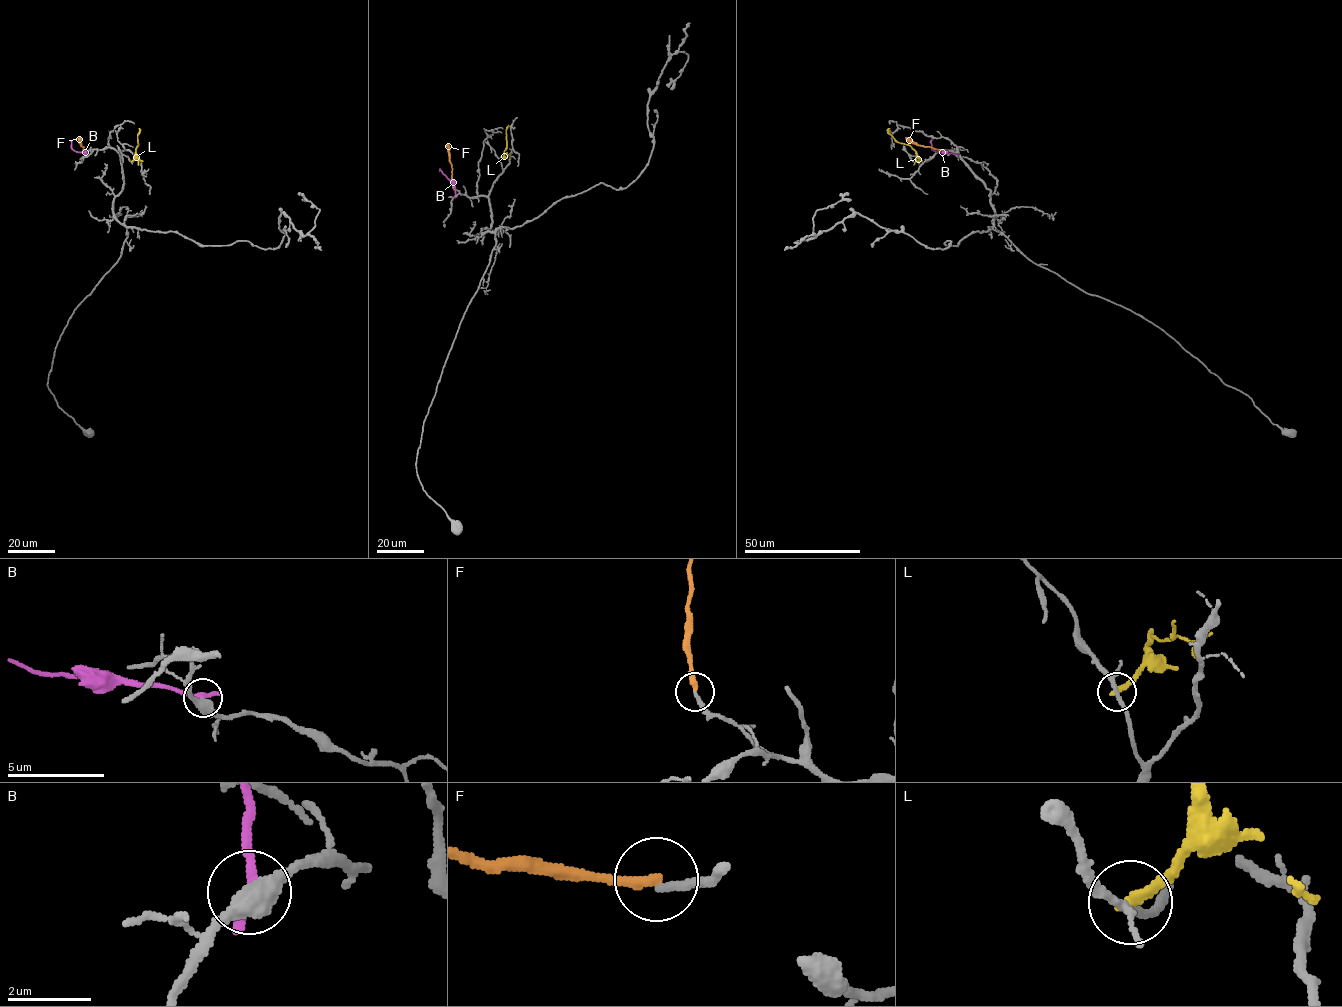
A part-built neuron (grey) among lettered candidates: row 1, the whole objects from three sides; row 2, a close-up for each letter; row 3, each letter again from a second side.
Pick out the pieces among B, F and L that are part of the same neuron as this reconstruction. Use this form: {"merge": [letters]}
{"merge": []}

